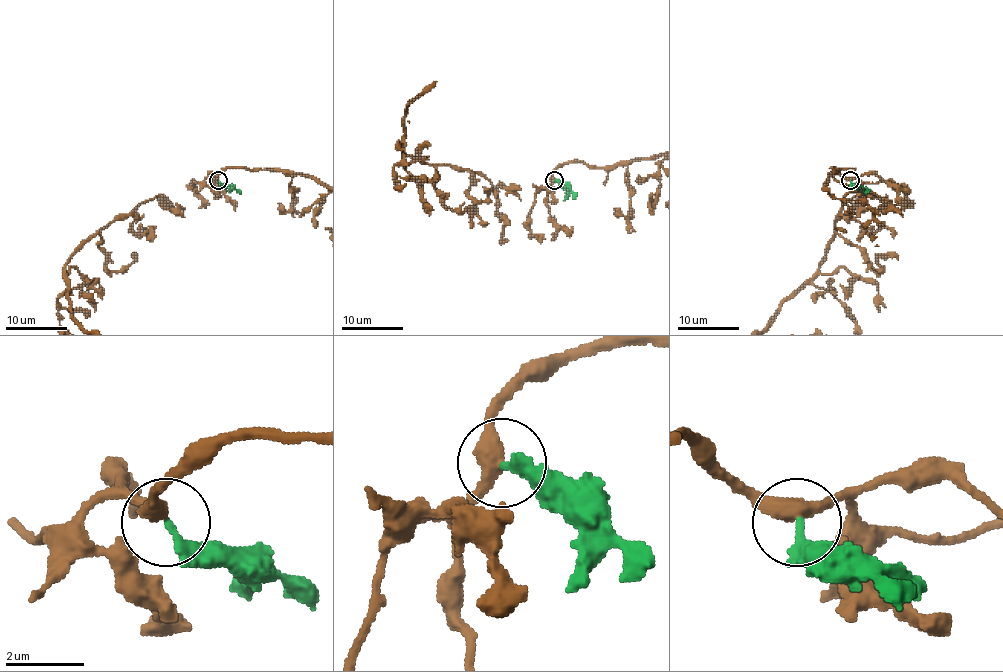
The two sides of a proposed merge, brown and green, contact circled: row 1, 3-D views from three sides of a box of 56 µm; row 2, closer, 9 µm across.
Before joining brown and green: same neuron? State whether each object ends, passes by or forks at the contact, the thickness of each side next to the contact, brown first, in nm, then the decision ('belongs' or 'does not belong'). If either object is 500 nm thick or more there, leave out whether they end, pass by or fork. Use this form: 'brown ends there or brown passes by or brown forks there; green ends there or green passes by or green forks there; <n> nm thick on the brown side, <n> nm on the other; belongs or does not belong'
brown passes by; green ends there; 400 nm thick on the brown side, 260 nm on the other; does not belong

